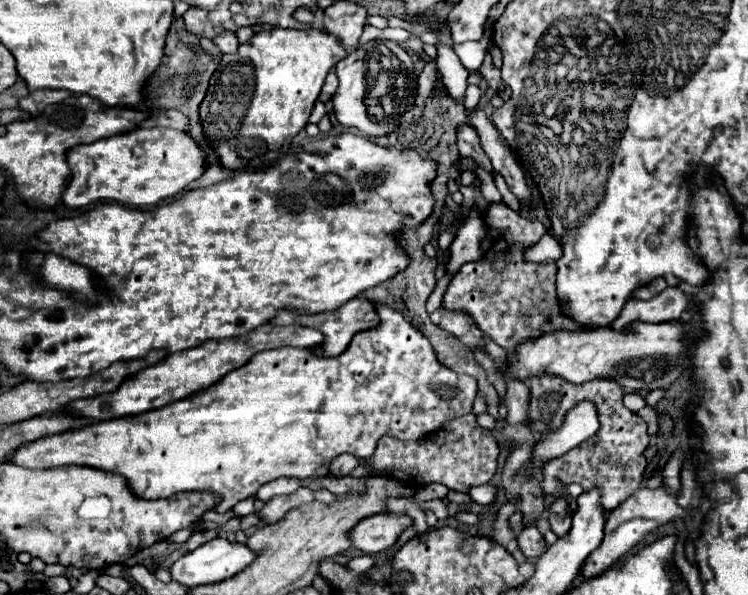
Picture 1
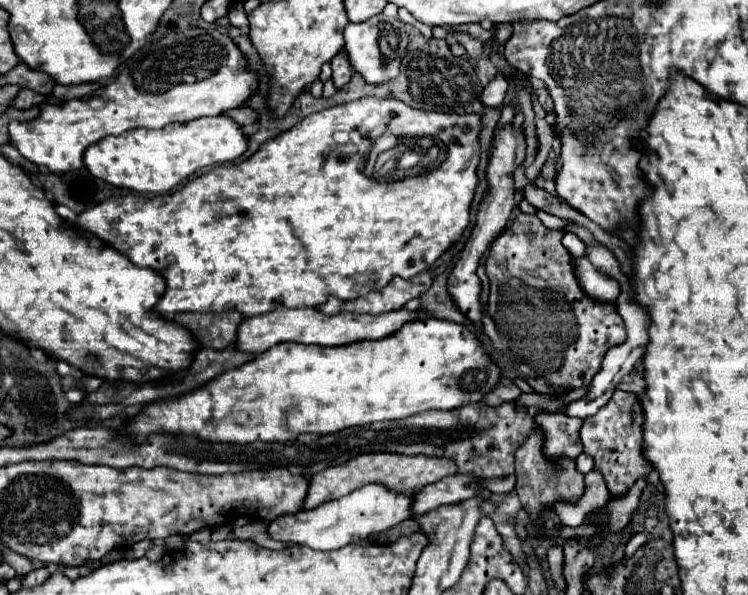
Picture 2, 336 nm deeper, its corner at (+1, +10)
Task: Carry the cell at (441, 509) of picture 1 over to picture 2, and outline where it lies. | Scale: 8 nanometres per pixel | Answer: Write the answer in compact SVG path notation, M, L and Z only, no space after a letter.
M376 452L376 454L360 454L356 458L350 458L348 462L340 464L340 466L330 466L326 470L322 470L320 474L312 476L310 482L310 490L308 490L308 498L304 508L314 508L320 506L328 500L336 500L346 496L348 492L368 484L368 482L378 482L384 484L396 492L418 492L424 486L432 484L450 474L456 474L456 464L452 460L446 458L430 458L424 454L416 454L416 456L402 456L402 454L392 454L392 452Z

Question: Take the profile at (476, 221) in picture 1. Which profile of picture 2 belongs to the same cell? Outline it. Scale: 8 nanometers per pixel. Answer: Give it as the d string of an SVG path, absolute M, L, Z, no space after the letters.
M496 74L488 86L484 86L482 90L482 102L486 106L494 106L494 108L500 108L502 102L504 102L504 96L506 96L506 90L508 90L508 80L506 76L502 74Z

